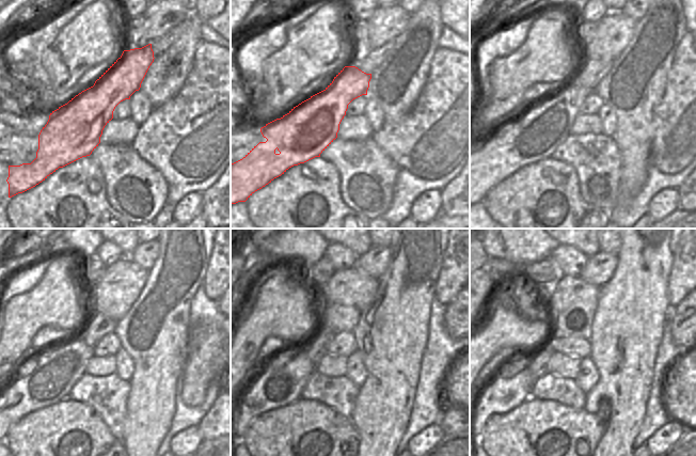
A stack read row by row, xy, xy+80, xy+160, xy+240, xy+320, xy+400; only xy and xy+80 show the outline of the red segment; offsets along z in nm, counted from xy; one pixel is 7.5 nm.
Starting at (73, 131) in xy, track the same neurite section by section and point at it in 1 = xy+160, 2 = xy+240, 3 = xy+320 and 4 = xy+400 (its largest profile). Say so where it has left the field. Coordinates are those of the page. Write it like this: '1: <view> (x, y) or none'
1: xy+160 (543, 126)
2: xy+240 (57, 373)
3: xy+320 (293, 377)
4: xy+400 (508, 403)

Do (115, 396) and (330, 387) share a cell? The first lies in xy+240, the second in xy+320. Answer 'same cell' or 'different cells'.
same cell

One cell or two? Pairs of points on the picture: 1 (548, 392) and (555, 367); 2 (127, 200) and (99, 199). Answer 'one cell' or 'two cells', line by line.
1: two cells
2: two cells

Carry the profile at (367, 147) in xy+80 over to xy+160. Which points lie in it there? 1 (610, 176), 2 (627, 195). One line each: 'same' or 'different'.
1: same
2: different

